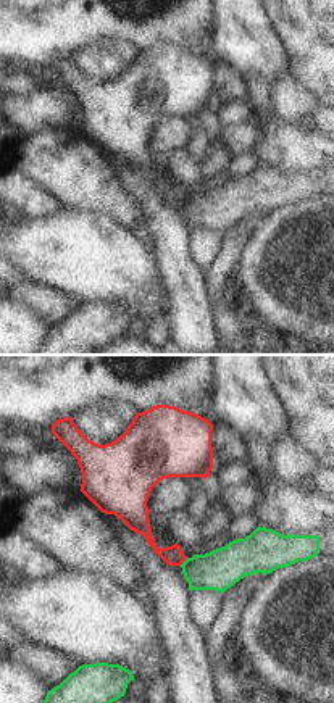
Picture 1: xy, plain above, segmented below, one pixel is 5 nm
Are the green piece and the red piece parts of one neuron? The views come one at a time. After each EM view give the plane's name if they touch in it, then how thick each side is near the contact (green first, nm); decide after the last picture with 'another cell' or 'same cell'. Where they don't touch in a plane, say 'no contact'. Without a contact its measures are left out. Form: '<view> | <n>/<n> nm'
xy | 200/100 nm

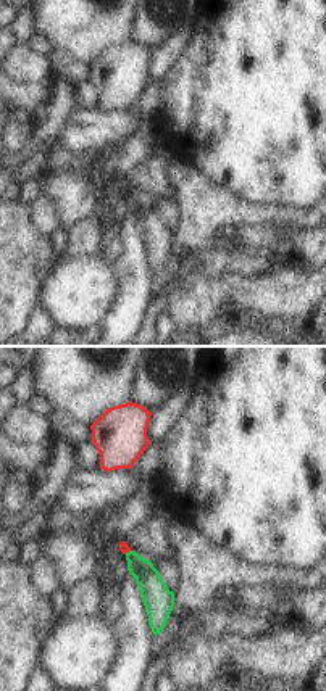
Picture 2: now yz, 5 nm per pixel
yz | 140/50 nm

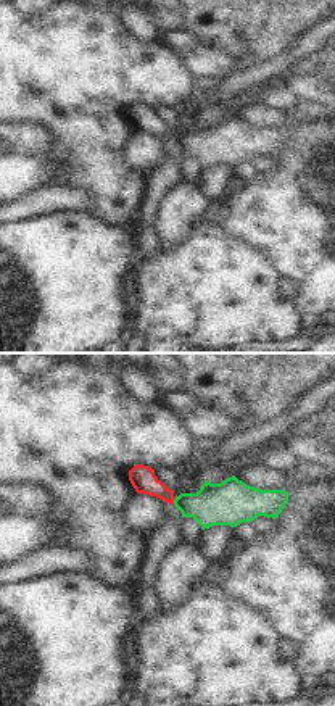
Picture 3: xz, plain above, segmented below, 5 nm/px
xz | 220/130 nm

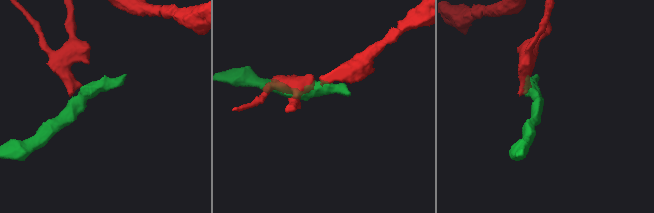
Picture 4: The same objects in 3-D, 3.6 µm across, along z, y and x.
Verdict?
another cell

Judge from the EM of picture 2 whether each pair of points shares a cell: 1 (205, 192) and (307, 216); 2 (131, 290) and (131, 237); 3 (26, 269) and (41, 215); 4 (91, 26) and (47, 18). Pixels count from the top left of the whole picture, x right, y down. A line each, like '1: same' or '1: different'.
1: same
2: same
3: different
4: same

